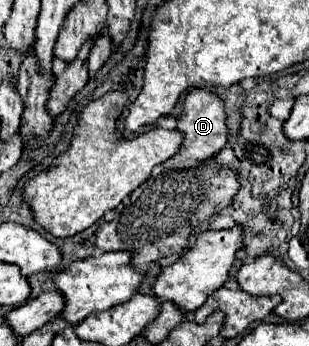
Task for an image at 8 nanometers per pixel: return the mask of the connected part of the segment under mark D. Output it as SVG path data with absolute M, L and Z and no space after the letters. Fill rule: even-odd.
M192 89L184 99L184 109L178 117L176 131L182 133L182 145L178 153L164 163L166 169L190 169L196 167L198 163L212 159L226 143L226 113L220 97L204 89Z

